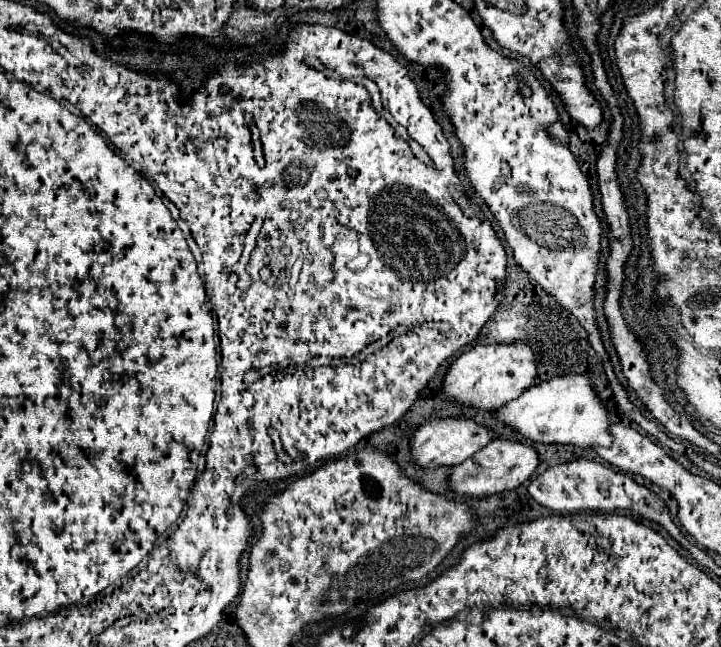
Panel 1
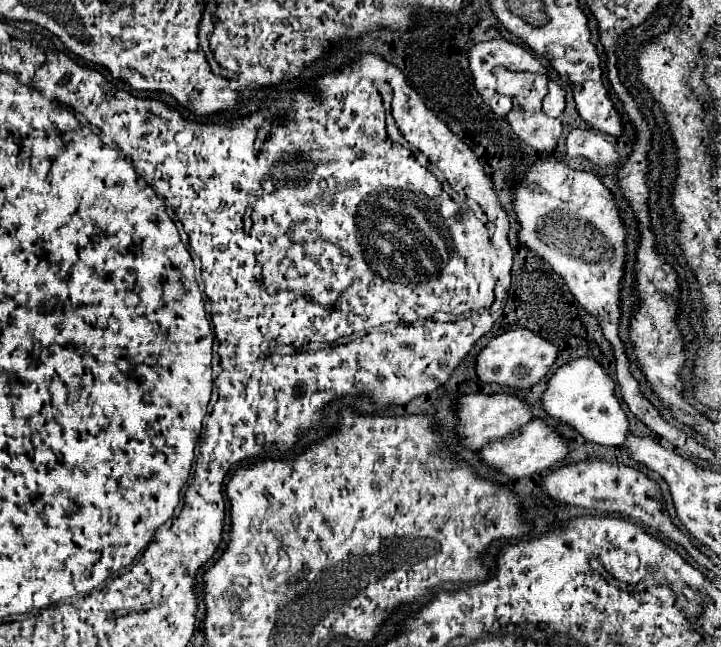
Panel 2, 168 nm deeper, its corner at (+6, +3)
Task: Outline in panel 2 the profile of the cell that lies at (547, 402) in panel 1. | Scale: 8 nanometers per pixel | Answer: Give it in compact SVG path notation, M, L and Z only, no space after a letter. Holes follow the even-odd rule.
M578 358L560 366L542 394L542 410L560 424L576 430L584 440L600 446L620 446L628 434L628 420L614 396L614 380L594 358Z

